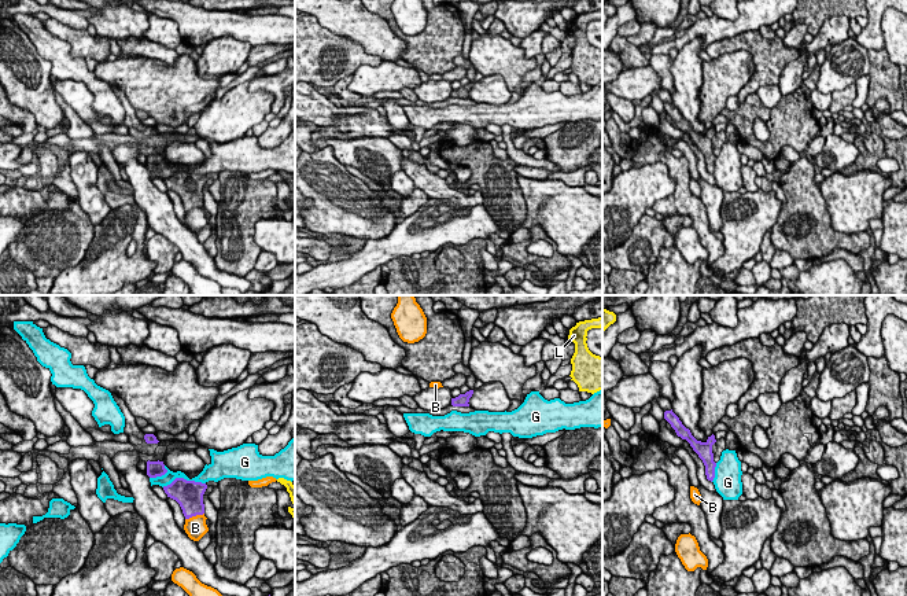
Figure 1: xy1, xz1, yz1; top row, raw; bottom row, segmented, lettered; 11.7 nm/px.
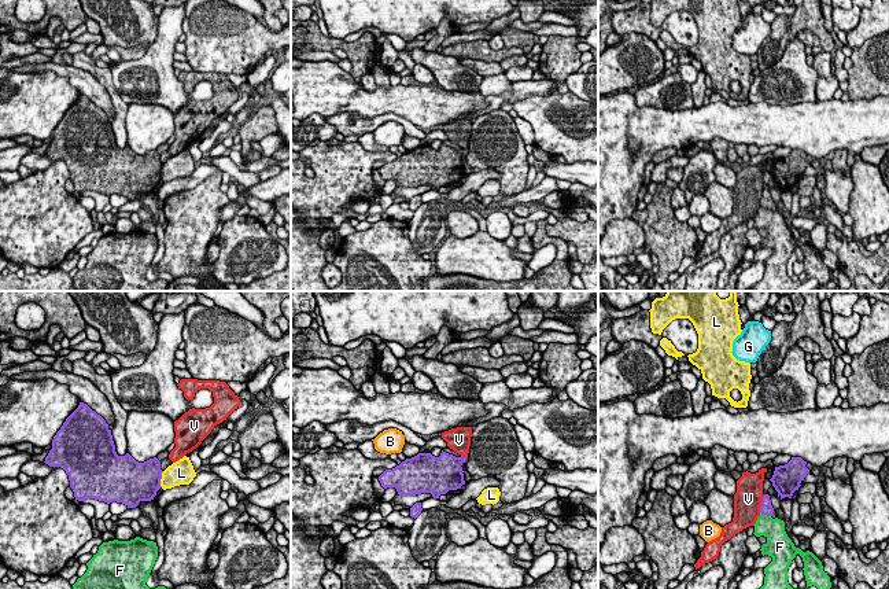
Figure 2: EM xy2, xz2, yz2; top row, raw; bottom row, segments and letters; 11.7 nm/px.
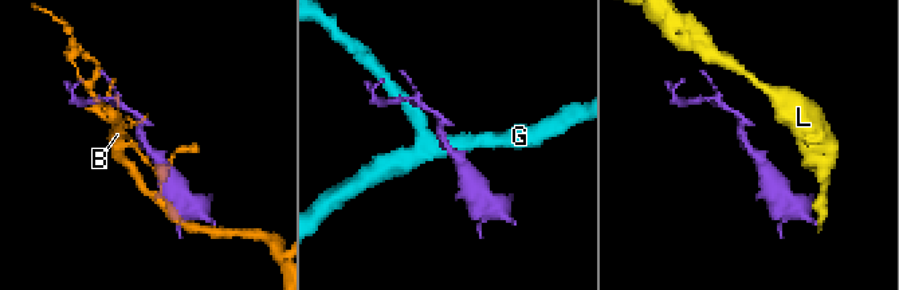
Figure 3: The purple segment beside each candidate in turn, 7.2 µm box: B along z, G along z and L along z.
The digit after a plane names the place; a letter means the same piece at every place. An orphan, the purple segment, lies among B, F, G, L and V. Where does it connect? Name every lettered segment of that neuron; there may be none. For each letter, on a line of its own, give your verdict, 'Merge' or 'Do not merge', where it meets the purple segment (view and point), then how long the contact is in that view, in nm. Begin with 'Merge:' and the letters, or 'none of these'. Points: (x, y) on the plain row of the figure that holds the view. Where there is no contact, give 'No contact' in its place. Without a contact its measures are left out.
Merge: none of these
B: Do not merge. Touches purple at xy1 (194, 208). Shared border 240 nm
F: Do not merge. Touches purple at yz2 (766, 206). Shared border 140 nm
G: Do not merge. Touches purple at xy1 (183, 170). Shared border 500 nm
L: Do not merge. Touches purple at xy2 (161, 170). Shared border 190 nm
V: Do not merge. Touches purple at yz2 (762, 197). Shared border 240 nm

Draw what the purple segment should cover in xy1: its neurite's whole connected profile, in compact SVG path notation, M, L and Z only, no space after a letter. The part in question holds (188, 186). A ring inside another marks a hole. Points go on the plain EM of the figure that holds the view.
M176 170L170 177L163 179L167 190L180 196L185 211L204 206L203 187L206 181L206 176L184 170Z

